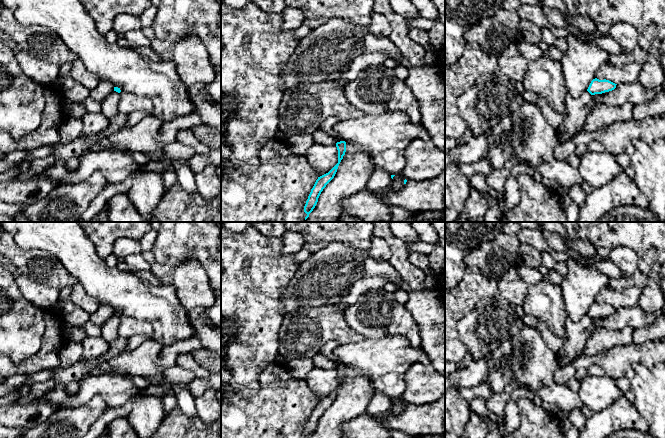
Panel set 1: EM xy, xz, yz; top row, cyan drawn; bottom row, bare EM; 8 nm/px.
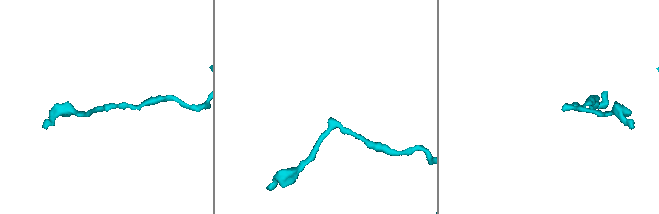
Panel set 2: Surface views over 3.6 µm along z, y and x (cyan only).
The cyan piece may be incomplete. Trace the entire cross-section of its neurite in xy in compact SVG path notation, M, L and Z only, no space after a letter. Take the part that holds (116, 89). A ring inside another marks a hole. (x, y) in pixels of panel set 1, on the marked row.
M114 87L114 91L111 92L105 99L101 101L101 112L109 119L119 112L118 102L120 92L120 88Z

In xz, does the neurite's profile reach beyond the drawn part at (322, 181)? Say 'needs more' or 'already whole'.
needs more

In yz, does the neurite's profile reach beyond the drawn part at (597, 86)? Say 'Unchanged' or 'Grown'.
Grown

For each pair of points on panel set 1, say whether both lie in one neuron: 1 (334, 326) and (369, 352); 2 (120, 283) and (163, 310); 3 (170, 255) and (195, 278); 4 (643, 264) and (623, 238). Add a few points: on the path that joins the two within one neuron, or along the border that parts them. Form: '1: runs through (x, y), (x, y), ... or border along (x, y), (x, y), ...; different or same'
1: border along (363, 338), (340, 345); different
2: runs through (131, 290), (141, 300), (152, 303); same
3: border along (157, 261), (180, 265), (196, 260), (203, 269); different
4: runs through (644, 256), (644, 253), (631, 240); same

